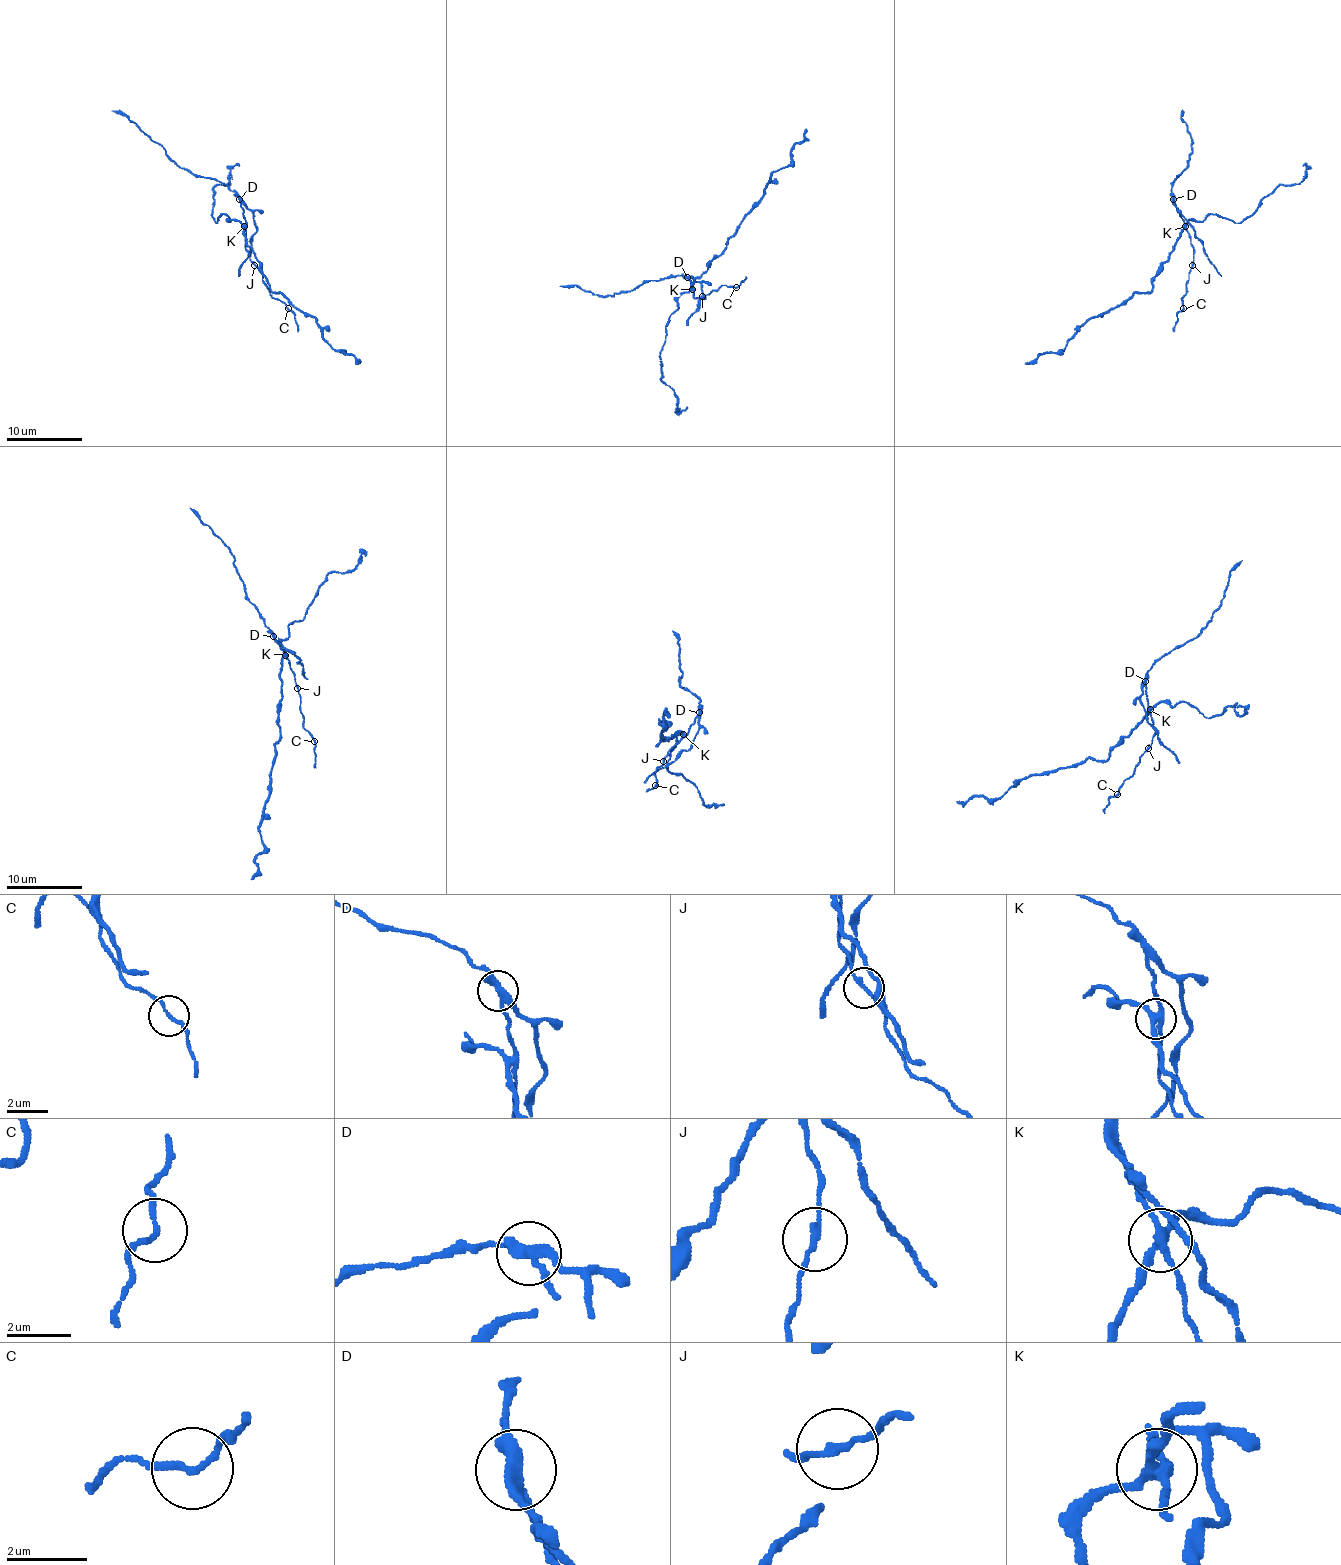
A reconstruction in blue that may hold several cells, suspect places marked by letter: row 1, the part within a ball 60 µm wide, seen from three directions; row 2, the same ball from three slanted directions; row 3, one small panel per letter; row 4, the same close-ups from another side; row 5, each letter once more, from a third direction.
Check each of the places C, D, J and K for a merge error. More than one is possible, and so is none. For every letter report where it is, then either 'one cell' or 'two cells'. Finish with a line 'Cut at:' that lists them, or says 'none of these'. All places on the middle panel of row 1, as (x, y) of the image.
C: (736, 287) | one cell
D: (687, 277) | two cells
J: (702, 296) | one cell
K: (692, 289) | two cells
Cut at: D, K

